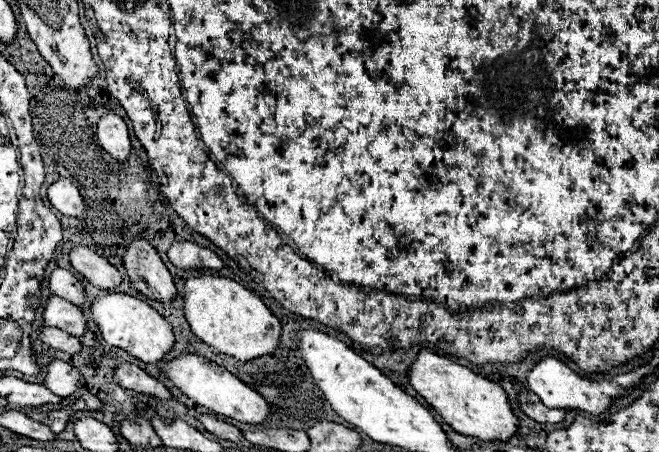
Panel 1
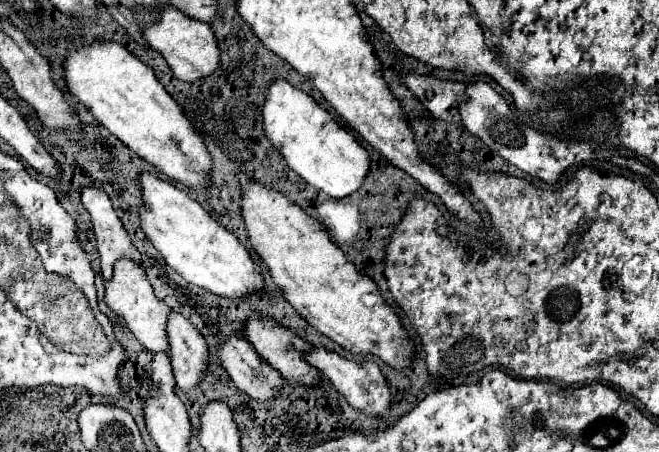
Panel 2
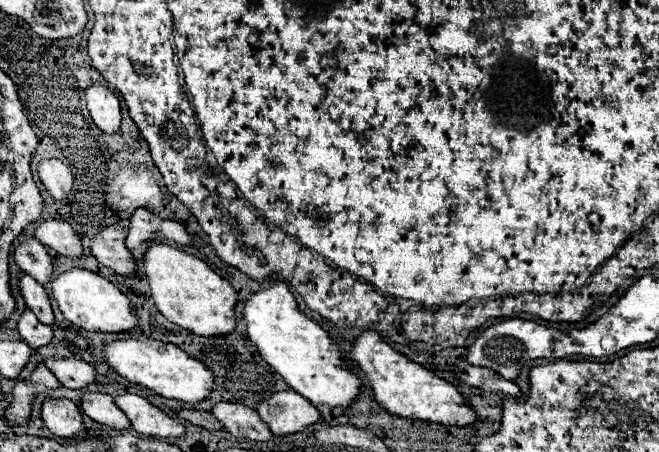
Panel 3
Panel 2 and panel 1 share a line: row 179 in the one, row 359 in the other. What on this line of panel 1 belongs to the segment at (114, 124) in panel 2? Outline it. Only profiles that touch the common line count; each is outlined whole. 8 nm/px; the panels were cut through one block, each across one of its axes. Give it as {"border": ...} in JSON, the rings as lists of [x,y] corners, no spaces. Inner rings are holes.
{"border":[[[184,354],[174,360],[168,360],[166,366],[162,368],[162,374],[190,400],[194,400],[198,406],[204,406],[216,414],[236,418],[240,422],[250,422],[250,424],[260,424],[268,416],[268,402],[260,396],[254,394],[252,388],[248,388],[240,378],[230,374],[228,370],[222,370],[222,366],[196,356],[196,354]]]}

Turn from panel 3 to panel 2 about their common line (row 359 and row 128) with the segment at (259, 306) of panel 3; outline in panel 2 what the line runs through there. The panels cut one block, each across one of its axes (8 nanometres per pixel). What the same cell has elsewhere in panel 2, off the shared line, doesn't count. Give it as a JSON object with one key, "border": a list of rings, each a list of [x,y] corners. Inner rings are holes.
{"border":[[[276,78],[266,90],[262,120],[270,144],[274,144],[286,164],[314,188],[332,198],[344,198],[362,186],[370,166],[368,152],[324,108],[320,108],[312,96],[294,88],[286,80]]]}

